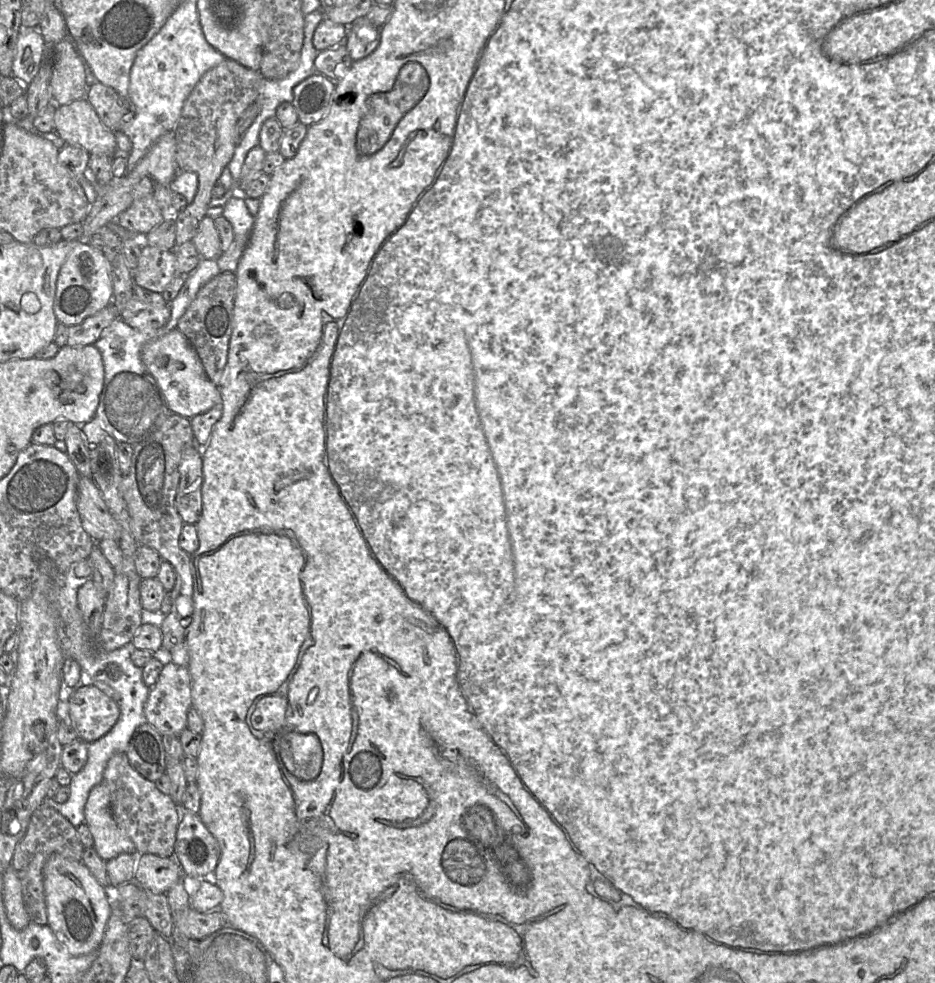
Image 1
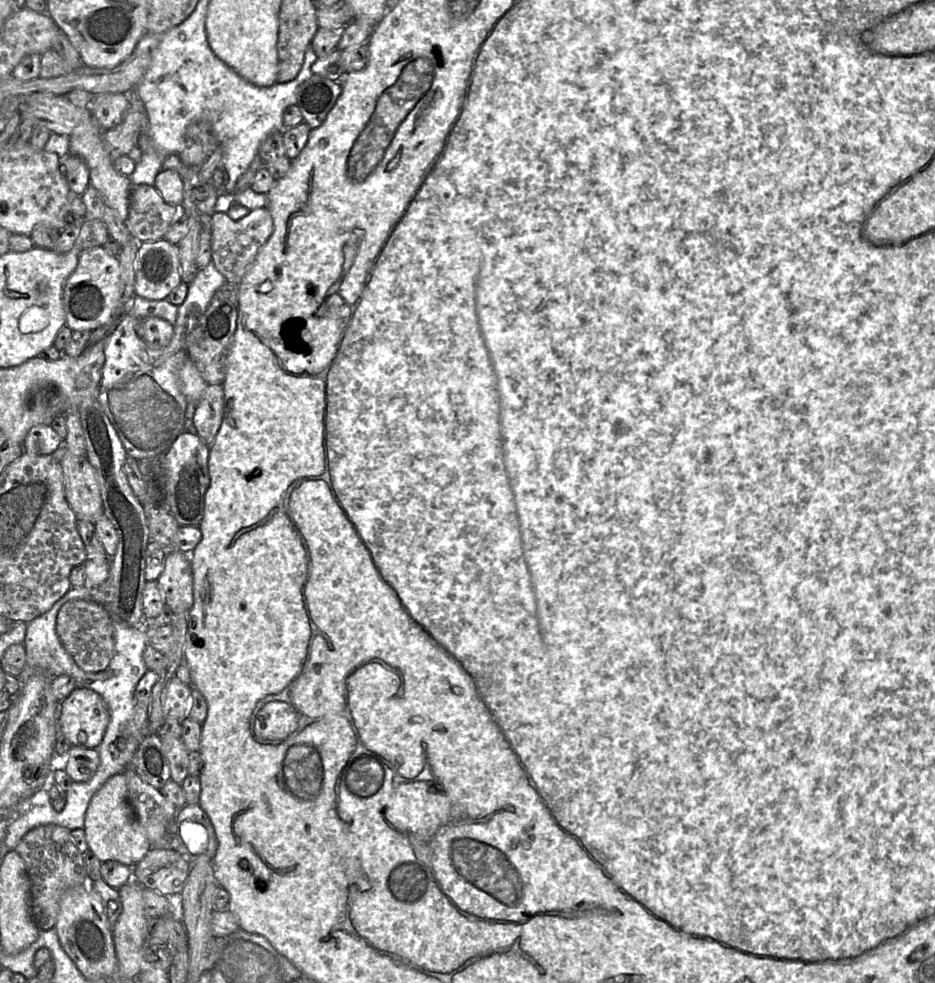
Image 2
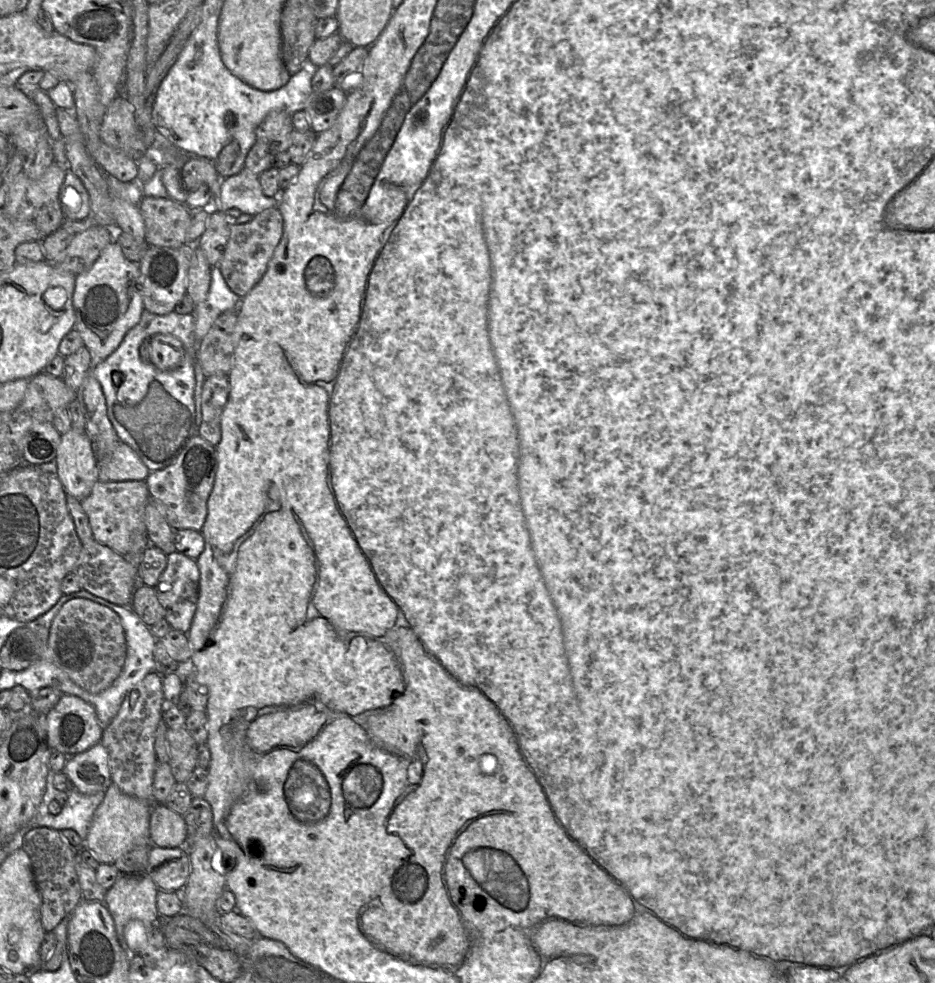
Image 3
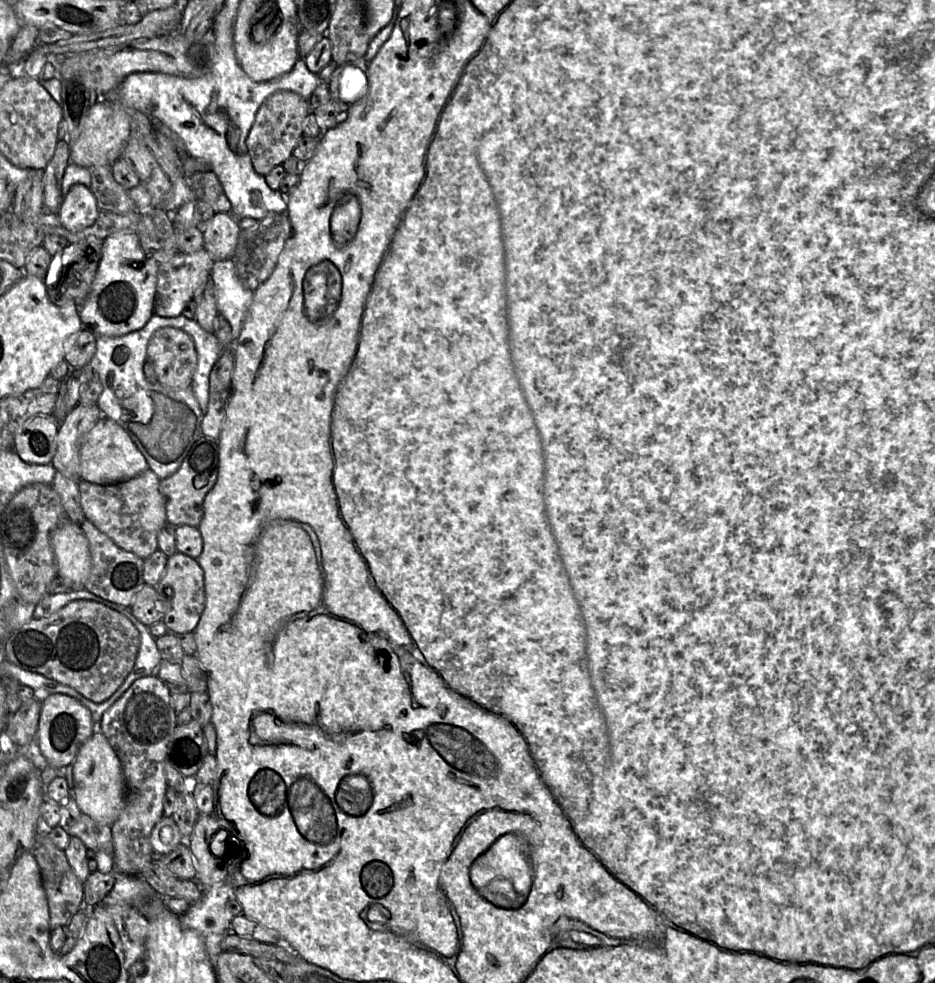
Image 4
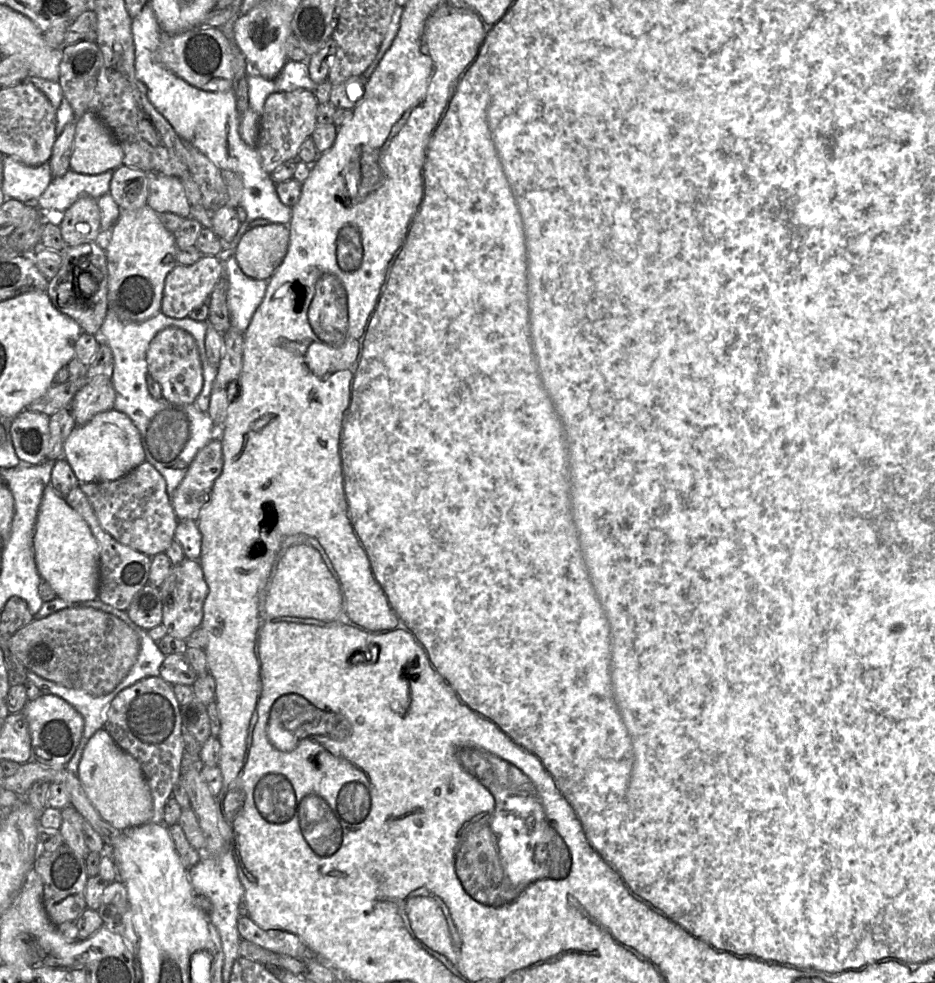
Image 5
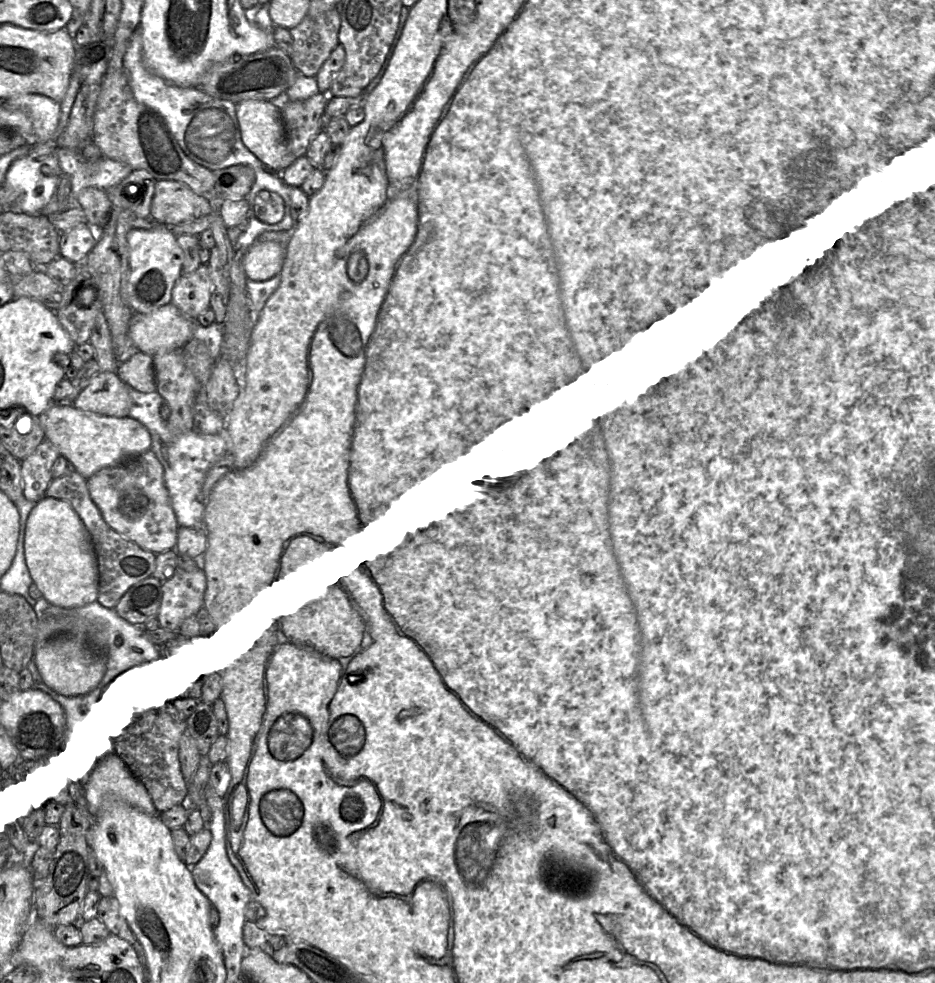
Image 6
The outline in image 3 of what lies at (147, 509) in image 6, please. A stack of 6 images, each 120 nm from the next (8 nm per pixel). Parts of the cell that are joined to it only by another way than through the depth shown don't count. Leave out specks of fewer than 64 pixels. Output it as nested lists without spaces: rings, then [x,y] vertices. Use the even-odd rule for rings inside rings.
[[[144,480],[98,481],[81,504],[89,519],[94,539],[115,552],[126,555],[130,552],[142,553],[150,545],[144,521],[144,510],[150,499]]]

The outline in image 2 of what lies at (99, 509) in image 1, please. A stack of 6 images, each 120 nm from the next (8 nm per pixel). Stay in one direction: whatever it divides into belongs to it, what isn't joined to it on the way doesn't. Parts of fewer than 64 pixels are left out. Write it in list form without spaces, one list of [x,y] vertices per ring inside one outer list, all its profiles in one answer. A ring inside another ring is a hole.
[[[66,450],[60,464],[64,475],[65,497],[77,520],[82,519],[95,524],[104,515],[104,511],[96,474],[92,465],[86,456],[77,456],[69,450]]]

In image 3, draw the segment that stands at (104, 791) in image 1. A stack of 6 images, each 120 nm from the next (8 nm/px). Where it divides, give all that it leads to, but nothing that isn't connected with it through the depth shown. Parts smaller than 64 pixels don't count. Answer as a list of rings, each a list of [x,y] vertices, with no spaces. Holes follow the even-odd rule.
[[[112,782],[93,814],[84,846],[94,854],[100,864],[114,865],[124,854],[150,844],[151,806],[151,802],[122,793]]]

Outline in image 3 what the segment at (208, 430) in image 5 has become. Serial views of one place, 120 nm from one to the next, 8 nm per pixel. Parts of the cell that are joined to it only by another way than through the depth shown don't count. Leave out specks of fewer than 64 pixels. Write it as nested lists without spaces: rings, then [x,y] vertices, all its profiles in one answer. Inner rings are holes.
[[[144,309],[137,325],[131,328],[124,339],[105,360],[97,364],[93,376],[99,382],[105,397],[108,418],[122,442],[130,446],[150,471],[171,465],[189,441],[199,435],[202,421],[201,398],[206,376],[195,361],[195,376],[178,385],[170,371],[158,369],[152,362],[143,362],[140,357],[141,344],[156,334],[168,334],[180,340],[185,352],[197,353],[192,314],[172,311],[157,315]],[[113,372],[120,372],[123,380],[115,385]]]

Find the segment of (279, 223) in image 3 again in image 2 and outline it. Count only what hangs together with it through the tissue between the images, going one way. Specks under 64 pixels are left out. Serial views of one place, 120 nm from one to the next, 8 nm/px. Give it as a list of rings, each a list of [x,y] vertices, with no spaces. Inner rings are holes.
[[[267,207],[258,208],[239,220],[232,220],[227,213],[215,212],[211,220],[212,261],[226,281],[239,285],[273,232],[274,224],[270,211]]]

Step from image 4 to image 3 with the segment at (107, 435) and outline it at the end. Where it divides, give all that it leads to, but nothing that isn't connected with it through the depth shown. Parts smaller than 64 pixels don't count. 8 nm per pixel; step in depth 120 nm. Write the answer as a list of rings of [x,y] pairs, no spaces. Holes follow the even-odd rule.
[[[122,441],[111,456],[97,459],[97,470],[101,482],[145,480],[150,473],[137,453]]]

